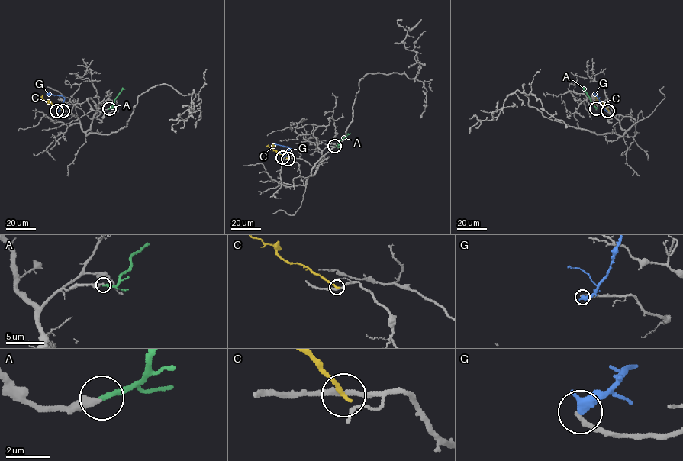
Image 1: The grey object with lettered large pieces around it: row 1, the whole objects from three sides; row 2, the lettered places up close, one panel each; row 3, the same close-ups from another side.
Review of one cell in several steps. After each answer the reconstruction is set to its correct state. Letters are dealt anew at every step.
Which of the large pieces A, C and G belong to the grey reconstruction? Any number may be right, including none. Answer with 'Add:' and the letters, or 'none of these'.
Add: A, G

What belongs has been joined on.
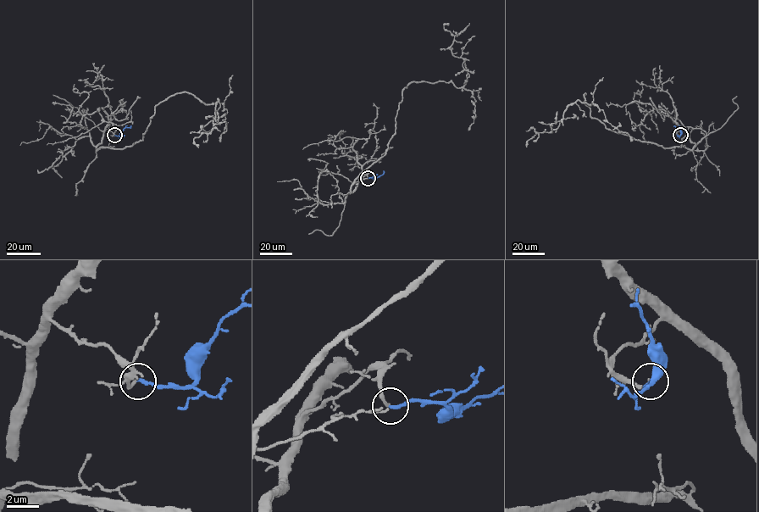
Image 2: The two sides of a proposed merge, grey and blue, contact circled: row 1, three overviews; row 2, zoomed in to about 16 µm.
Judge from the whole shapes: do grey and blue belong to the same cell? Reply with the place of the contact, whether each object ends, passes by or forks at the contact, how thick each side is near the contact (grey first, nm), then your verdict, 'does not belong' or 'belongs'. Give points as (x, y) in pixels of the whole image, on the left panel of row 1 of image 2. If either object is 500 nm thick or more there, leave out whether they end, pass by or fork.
at (114, 135); grey ends there; blue ends there; 200 nm thick on the grey side, 200 nm on the other; does not belong

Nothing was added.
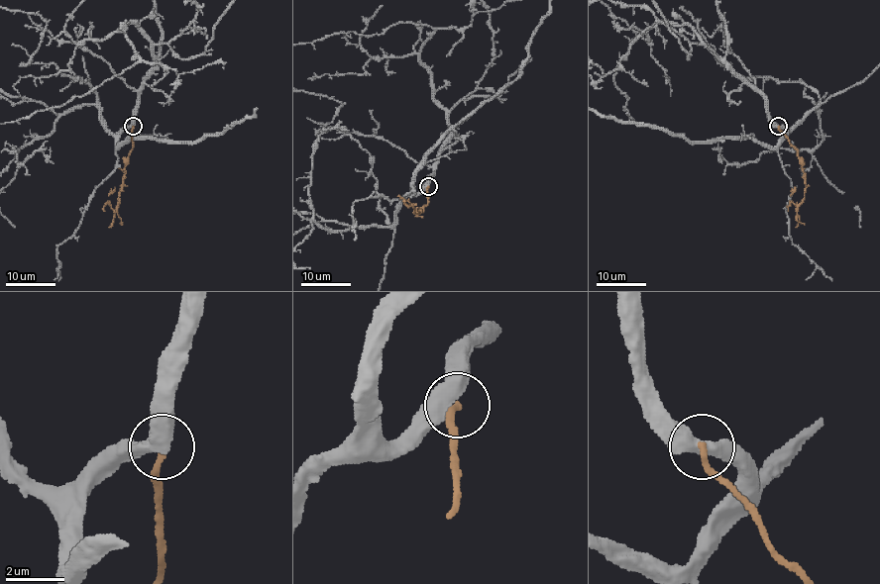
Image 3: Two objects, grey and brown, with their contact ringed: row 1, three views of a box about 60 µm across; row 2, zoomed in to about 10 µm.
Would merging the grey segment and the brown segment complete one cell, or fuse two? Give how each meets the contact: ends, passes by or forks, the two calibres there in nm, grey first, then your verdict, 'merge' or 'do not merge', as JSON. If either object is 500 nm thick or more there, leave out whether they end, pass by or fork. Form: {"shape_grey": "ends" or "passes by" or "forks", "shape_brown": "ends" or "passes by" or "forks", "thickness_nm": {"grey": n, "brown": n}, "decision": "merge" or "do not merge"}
{"thickness_nm": {"grey": 550, "brown": 200}, "decision": "do not merge"}

